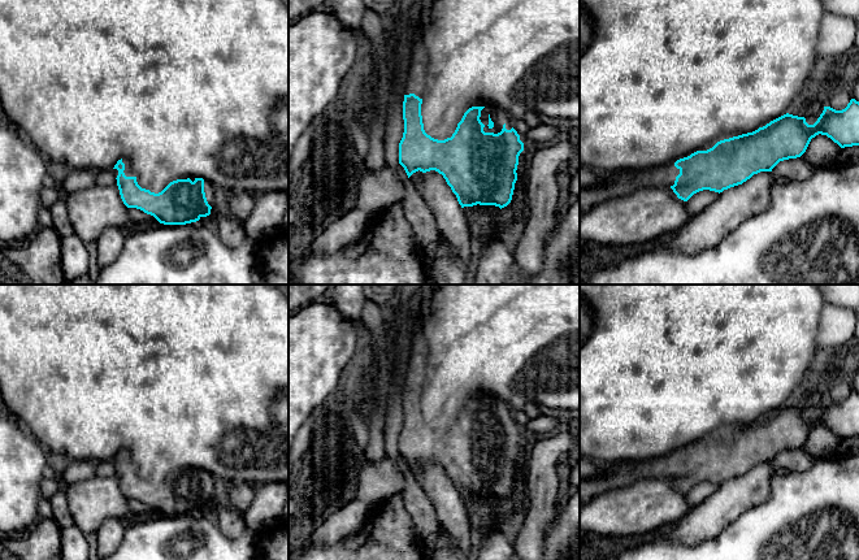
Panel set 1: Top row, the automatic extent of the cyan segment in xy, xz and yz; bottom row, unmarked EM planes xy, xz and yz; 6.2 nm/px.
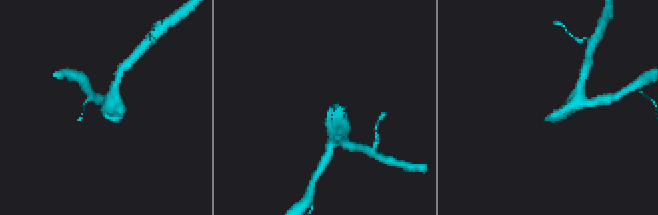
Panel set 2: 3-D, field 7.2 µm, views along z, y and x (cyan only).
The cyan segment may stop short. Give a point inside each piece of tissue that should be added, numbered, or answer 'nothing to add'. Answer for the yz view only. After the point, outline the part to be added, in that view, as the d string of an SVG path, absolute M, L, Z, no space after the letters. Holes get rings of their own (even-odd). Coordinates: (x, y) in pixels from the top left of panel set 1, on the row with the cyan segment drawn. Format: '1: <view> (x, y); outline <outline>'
1: yz (616, 185); outline M674 162L647 168L642 170L626 170L604 174L604 186L595 188L580 188L580 218L595 205L613 197L632 194L641 187L671 187L674 185L680 169Z

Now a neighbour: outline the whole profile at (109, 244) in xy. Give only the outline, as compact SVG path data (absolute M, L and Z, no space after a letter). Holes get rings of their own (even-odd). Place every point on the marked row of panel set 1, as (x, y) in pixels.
M108 227L101 233L92 249L92 272L90 274L81 275L68 285L92 285L94 272L112 264L121 255L126 235L123 229Z

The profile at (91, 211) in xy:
M95 185L68 194L66 210L74 234L90 247L108 227L125 229L131 223L117 185Z

